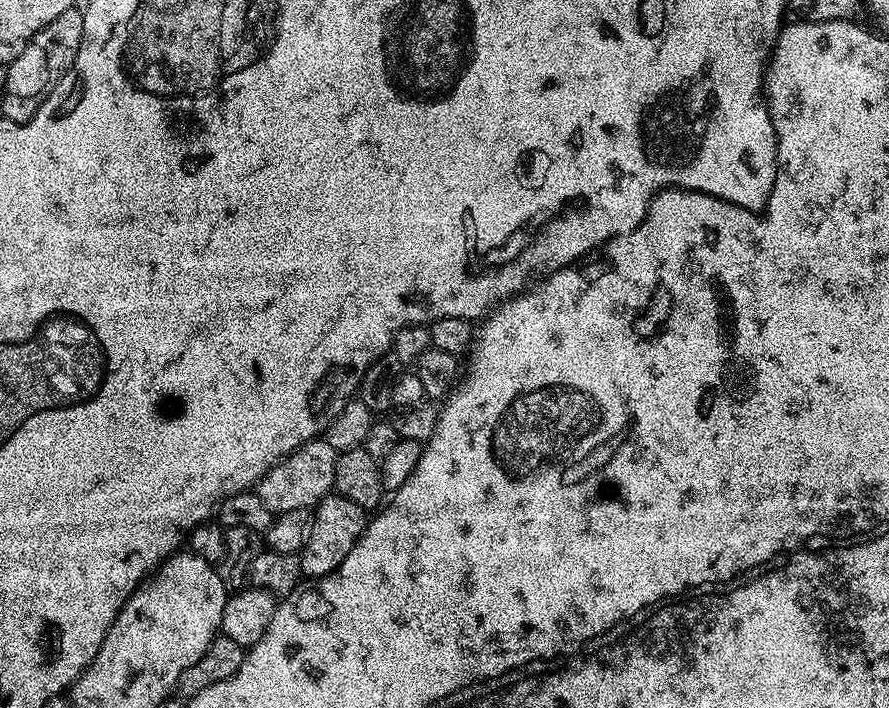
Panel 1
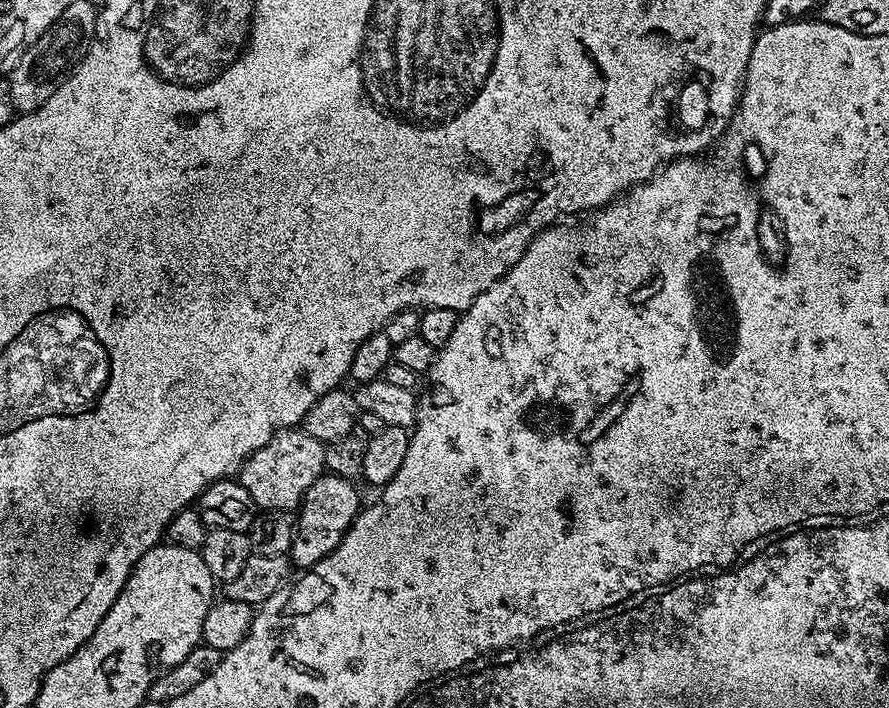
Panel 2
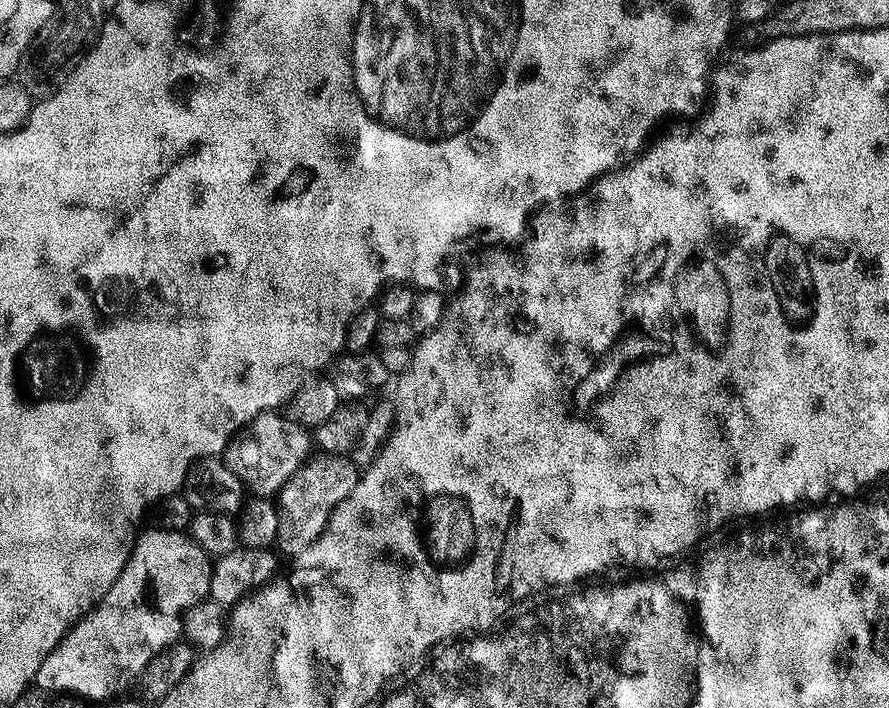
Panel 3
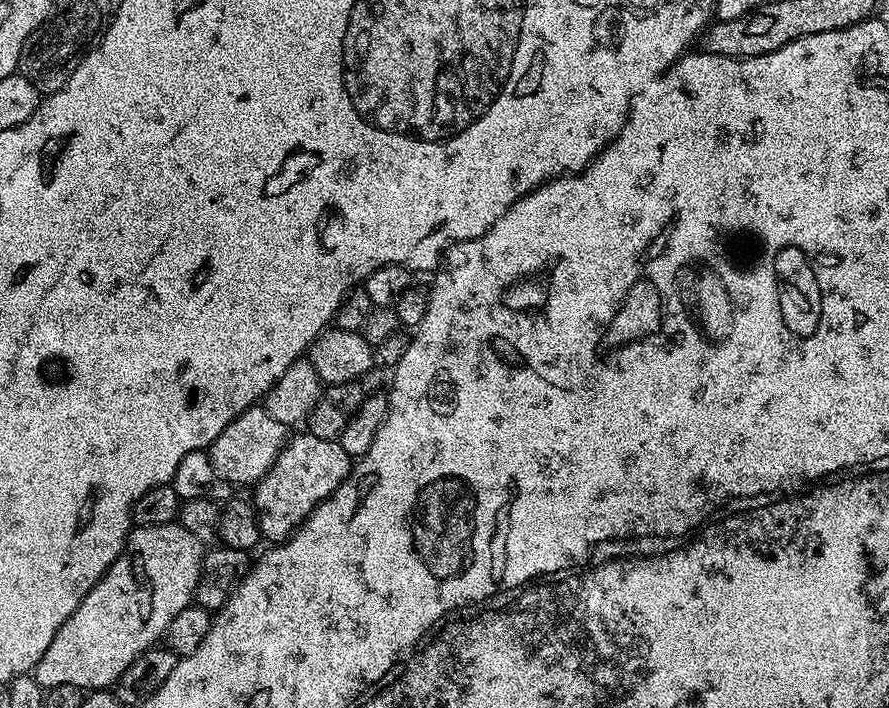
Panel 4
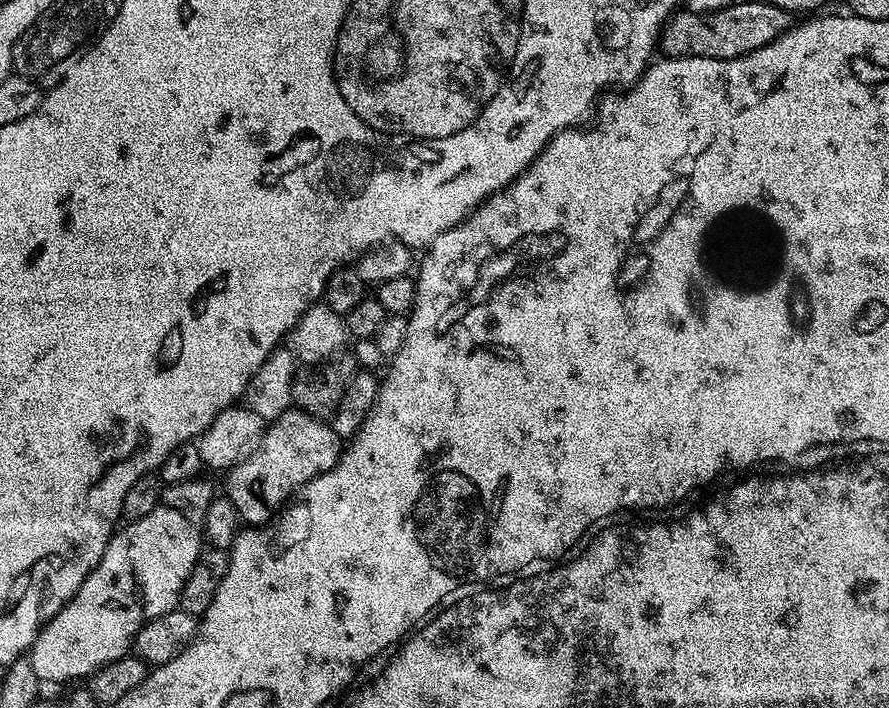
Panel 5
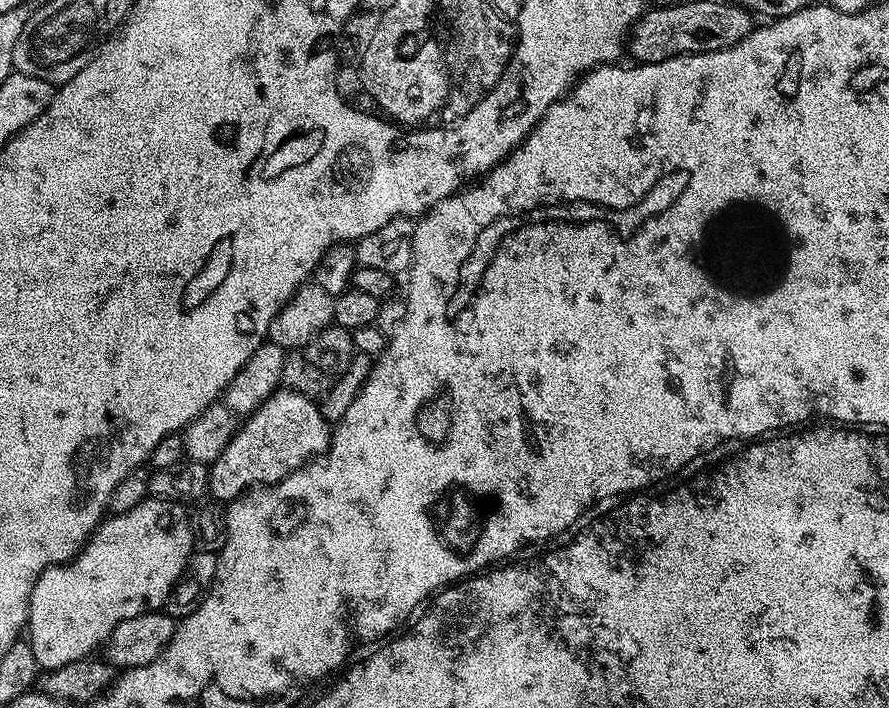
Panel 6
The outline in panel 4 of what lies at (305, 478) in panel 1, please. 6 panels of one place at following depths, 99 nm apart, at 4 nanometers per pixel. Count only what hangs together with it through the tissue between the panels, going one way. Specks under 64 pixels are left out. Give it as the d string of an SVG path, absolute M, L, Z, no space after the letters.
M253 406L234 418L230 426L226 426L226 430L222 430L218 438L214 438L207 454L210 462L214 462L214 470L221 481L254 486L272 469L289 436L290 432L285 424L274 422L274 418L270 418L263 406Z

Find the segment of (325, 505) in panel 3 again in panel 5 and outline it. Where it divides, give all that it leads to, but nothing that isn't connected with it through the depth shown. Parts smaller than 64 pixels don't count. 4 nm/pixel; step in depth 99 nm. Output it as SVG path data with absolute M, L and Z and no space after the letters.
M289 410L265 427L264 436L255 450L239 464L227 469L223 495L238 510L248 526L263 526L273 519L299 493L304 485L323 472L329 472L338 461L342 441L334 434L331 423L299 410Z

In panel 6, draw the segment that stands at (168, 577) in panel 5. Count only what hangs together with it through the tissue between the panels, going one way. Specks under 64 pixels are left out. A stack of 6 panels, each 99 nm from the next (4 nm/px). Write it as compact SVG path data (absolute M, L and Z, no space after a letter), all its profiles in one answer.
M149 498L138 502L138 506L134 506L134 510L126 510L109 515L99 526L96 527L90 539L84 543L80 553L69 560L67 564L53 564L51 568L40 575L38 582L34 586L34 590L30 594L30 602L28 603L28 622L26 625L26 639L28 644L34 650L34 658L38 662L41 670L51 670L61 668L62 666L70 666L72 662L79 660L87 660L93 655L92 652L96 647L107 645L110 634L114 630L114 626L118 626L118 622L126 622L126 618L138 618L138 614L146 614L147 612L161 611L168 603L168 595L174 586L174 582L178 582L178 578L182 574L182 570L186 566L186 562L192 557L194 551L194 524L186 513L185 505L175 500L157 500Z

